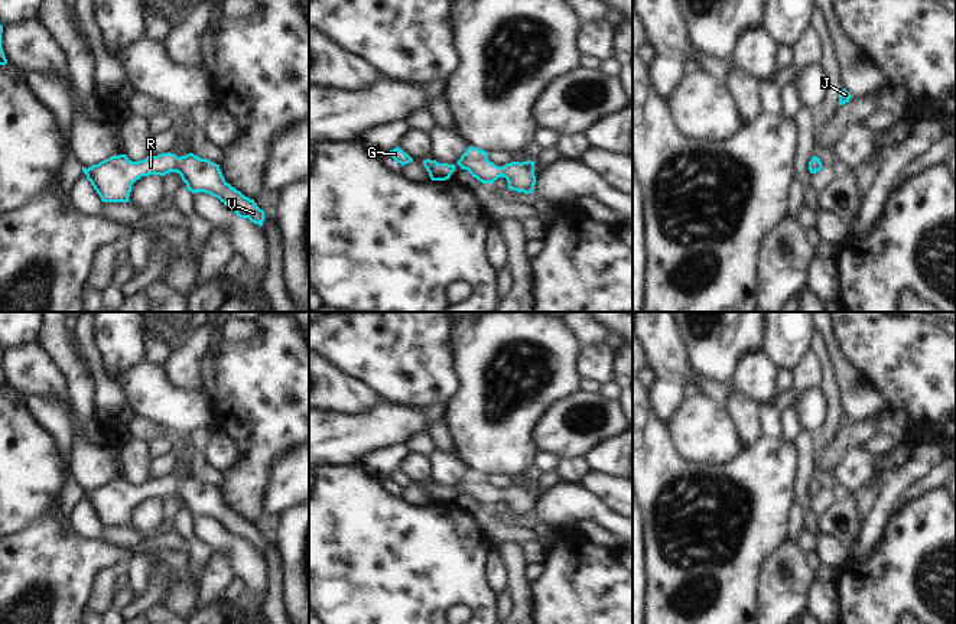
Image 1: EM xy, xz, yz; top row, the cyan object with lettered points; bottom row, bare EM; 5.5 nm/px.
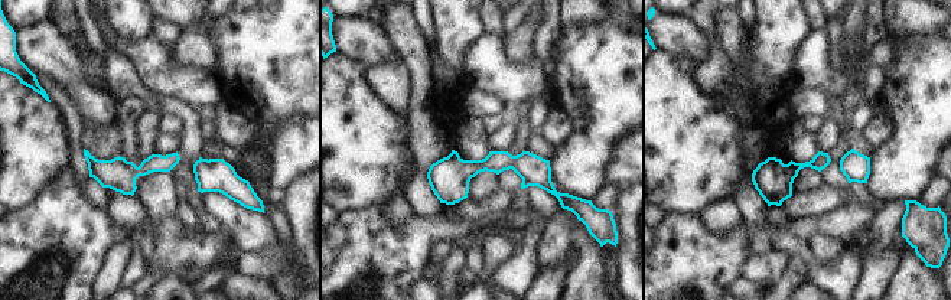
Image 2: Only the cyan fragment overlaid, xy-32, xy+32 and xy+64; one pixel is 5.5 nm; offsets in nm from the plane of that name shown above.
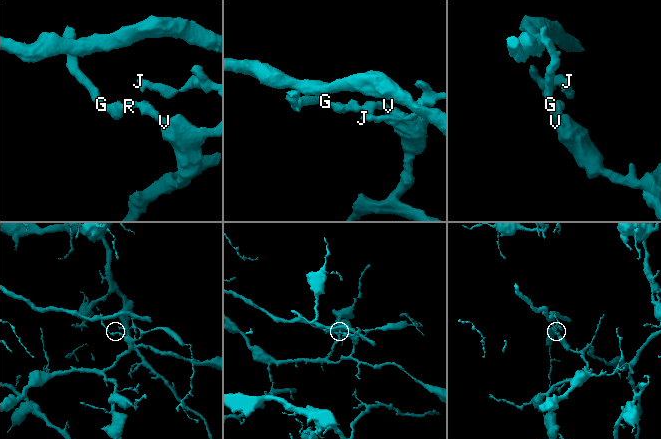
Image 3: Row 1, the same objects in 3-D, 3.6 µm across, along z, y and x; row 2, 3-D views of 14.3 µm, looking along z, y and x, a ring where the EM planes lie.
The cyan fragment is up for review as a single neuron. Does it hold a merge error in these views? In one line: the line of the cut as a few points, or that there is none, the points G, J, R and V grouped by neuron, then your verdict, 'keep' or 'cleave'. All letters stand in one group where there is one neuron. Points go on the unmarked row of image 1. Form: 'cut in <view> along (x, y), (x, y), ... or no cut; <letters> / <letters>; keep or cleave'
no cut; G J R V; keep

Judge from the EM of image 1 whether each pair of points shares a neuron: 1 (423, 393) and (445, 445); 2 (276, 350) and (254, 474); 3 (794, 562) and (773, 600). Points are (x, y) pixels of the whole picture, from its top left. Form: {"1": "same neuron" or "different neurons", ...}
{"1": "different neurons", "2": "same neuron", "3": "same neuron"}

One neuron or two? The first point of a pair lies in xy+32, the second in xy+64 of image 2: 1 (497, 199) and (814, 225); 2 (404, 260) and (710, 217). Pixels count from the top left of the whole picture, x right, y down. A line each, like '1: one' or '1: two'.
1: two
2: two

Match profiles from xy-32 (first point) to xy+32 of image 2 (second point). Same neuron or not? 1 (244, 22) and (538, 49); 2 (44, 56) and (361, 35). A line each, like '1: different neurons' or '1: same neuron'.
1: different neurons
2: same neuron

